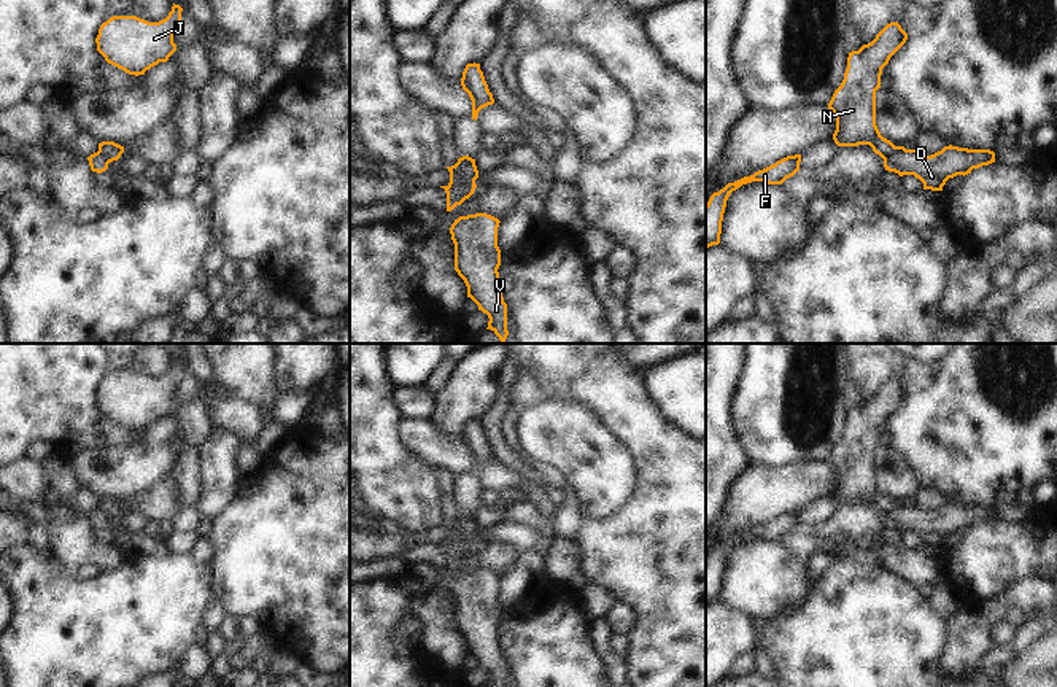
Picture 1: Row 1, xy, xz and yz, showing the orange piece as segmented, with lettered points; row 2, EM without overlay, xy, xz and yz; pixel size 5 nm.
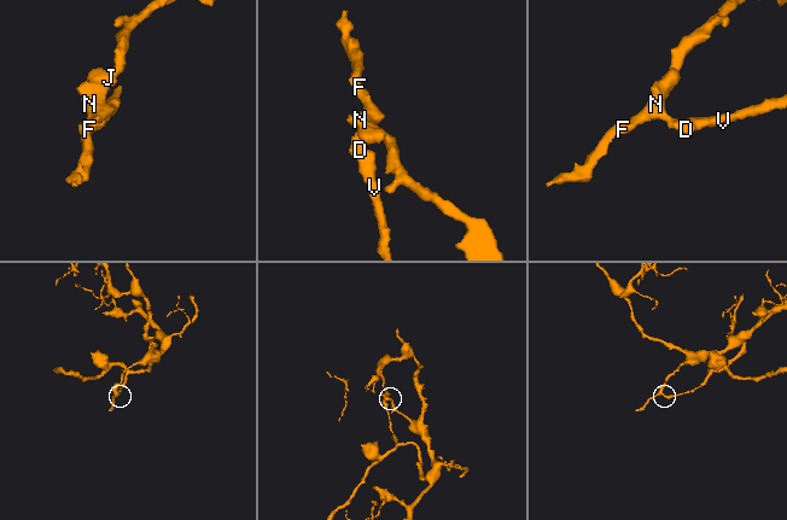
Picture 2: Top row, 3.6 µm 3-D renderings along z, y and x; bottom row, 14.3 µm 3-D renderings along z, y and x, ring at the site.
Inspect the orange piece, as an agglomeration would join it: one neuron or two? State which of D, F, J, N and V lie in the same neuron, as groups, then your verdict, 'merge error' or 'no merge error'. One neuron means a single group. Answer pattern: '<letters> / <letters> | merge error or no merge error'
D V / F J N | merge error

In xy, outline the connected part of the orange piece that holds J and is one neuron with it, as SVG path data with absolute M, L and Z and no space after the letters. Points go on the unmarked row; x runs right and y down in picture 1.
M173 359L168 372L159 378L137 372L113 372L99 385L97 407L126 429L145 431L176 407L173 391L181 380L181 367L183 364Z

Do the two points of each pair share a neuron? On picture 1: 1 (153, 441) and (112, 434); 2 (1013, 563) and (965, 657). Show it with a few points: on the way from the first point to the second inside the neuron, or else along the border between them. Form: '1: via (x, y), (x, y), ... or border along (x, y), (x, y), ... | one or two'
1: border along (143, 431), (134, 444), (102, 449) | two
2: border along (1029, 574), (997, 595), (965, 603) | two

